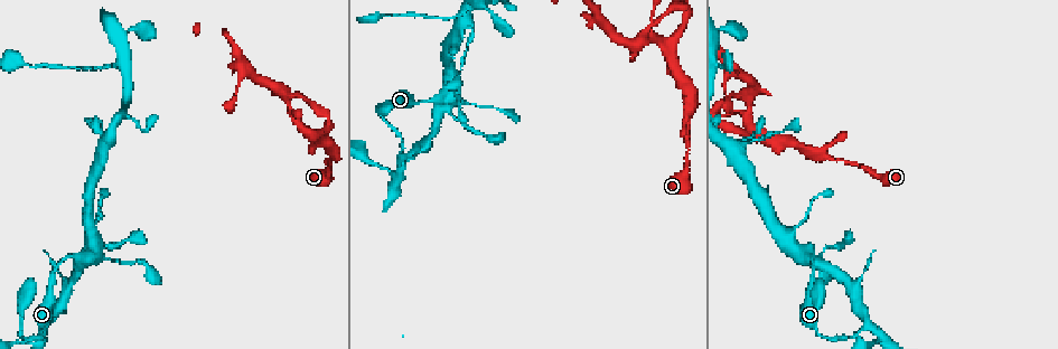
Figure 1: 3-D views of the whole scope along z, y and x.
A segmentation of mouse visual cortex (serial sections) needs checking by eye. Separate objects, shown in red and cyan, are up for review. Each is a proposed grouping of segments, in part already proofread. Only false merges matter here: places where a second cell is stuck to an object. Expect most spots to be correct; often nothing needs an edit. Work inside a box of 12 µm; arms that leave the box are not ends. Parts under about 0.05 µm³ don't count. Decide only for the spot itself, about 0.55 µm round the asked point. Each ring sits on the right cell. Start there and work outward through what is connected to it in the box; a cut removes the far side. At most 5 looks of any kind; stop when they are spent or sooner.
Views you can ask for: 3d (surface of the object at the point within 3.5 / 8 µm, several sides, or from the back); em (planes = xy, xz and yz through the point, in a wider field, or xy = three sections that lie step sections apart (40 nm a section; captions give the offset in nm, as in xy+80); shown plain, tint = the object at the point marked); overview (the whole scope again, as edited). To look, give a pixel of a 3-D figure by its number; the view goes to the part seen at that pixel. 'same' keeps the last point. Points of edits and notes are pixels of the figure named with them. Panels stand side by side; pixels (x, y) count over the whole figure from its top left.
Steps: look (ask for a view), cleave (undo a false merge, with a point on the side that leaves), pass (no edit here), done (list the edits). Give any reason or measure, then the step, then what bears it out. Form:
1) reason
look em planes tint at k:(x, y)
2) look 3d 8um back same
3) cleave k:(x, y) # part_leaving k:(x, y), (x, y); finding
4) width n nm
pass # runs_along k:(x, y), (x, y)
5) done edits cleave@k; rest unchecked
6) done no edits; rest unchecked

sharp bend
look 3d 8um at 1:(83, 256)

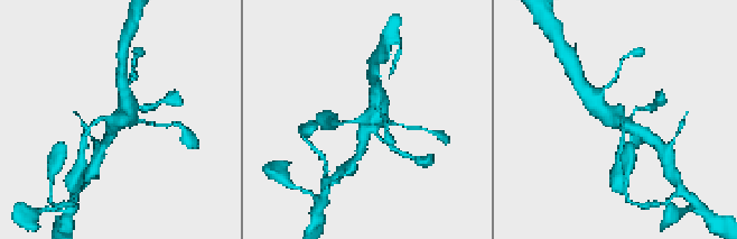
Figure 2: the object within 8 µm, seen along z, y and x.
look em planes tint at 2:(120, 117)

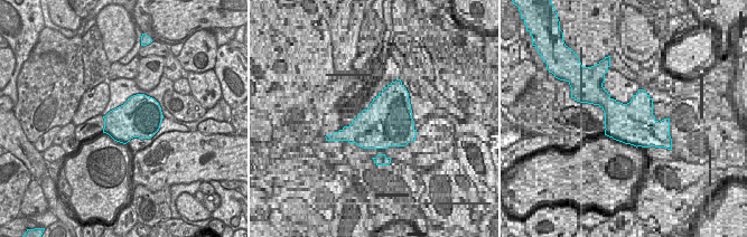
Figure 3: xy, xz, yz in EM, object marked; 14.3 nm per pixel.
pass # runs_along 2:(87, 130), (98, 119), (127, 117), (127, 103); all the same cell

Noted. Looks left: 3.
sudden change in width
look 3d 3.5um back at 1:(464, 17)

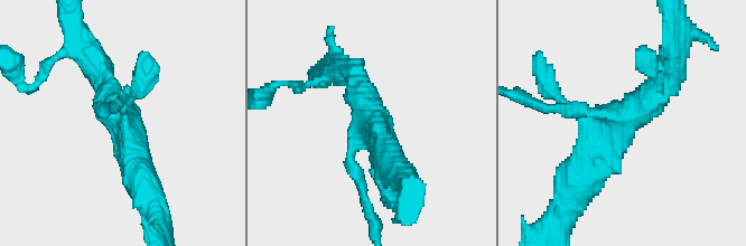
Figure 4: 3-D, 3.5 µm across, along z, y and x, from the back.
look em xy step 1 tint at 4:(374, 122)

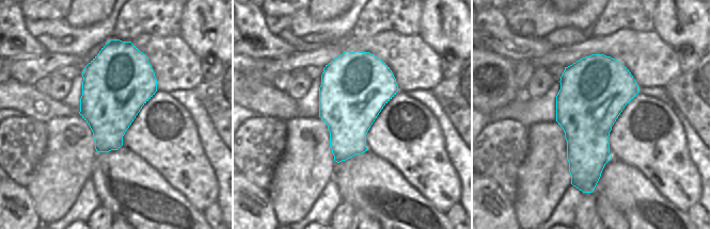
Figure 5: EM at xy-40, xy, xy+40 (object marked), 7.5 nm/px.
pass # runs_along 4:(576, 177), (668, 74); continuous, no second cell

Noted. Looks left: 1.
done no edits; rest unchecked

